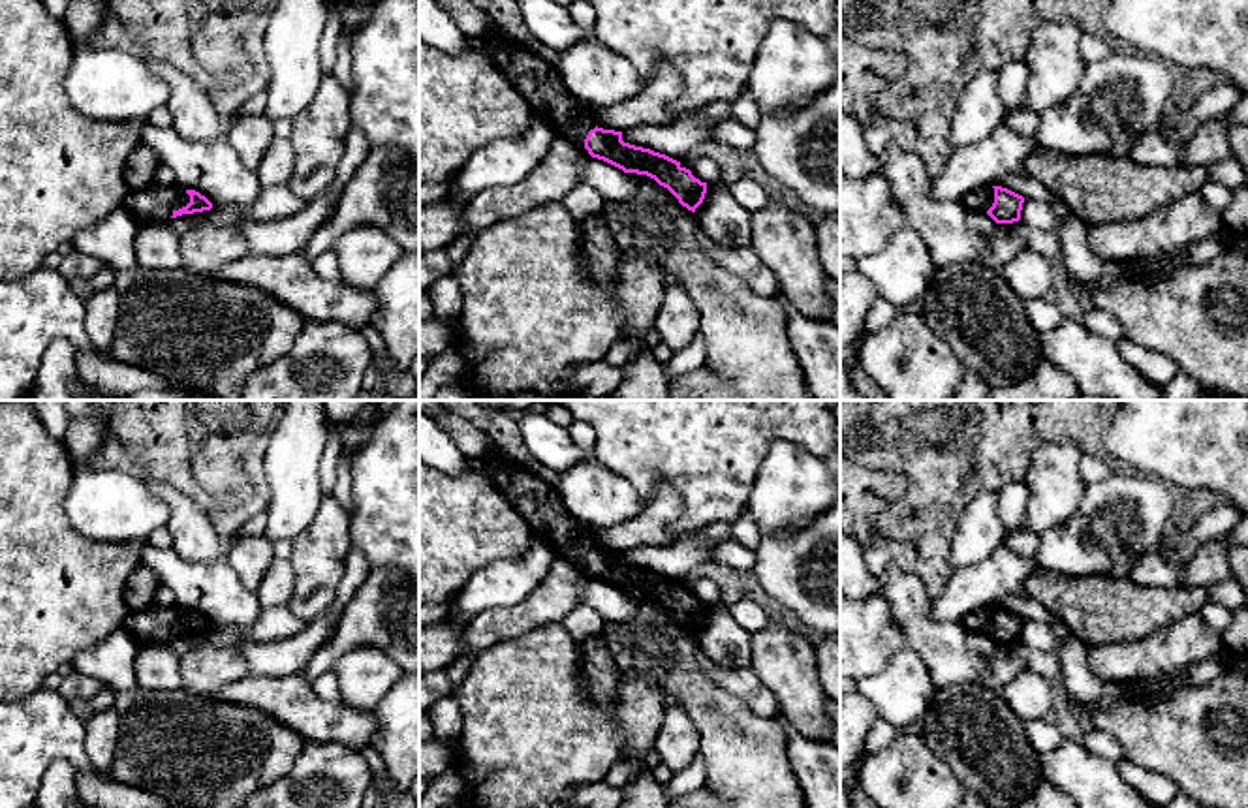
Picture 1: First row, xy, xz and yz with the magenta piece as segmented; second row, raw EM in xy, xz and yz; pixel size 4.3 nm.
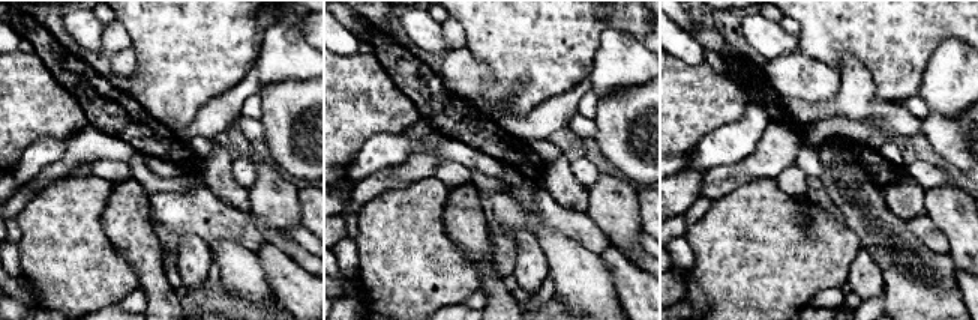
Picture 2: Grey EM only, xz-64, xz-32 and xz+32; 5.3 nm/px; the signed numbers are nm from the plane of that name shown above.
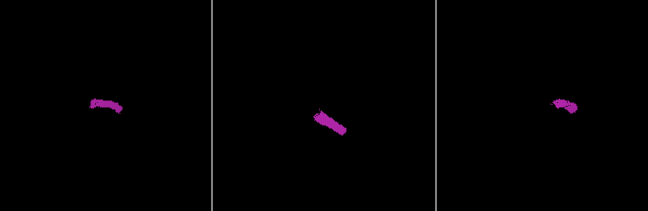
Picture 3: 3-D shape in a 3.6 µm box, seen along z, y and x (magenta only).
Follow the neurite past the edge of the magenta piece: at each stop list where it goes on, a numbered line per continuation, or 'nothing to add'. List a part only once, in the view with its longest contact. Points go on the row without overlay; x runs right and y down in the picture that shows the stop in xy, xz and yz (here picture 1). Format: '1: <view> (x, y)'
1: xy (155, 624)

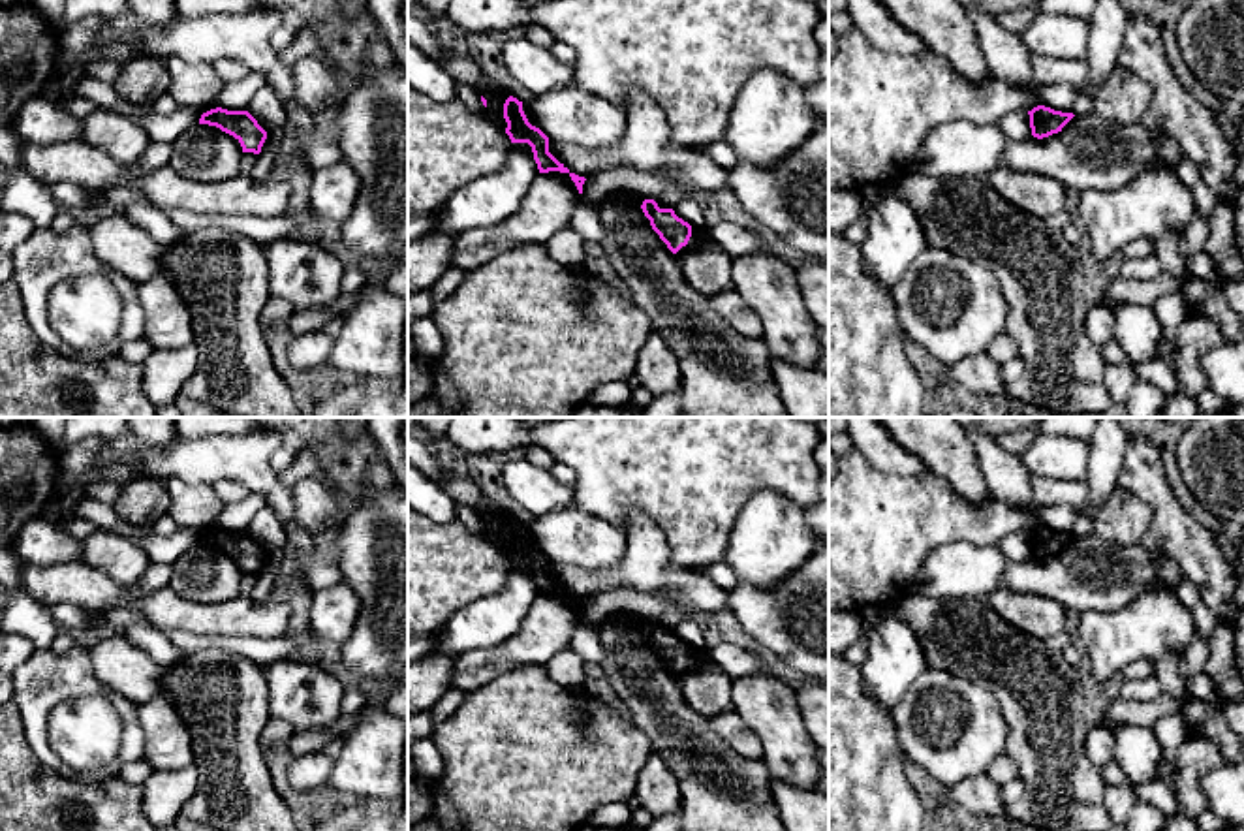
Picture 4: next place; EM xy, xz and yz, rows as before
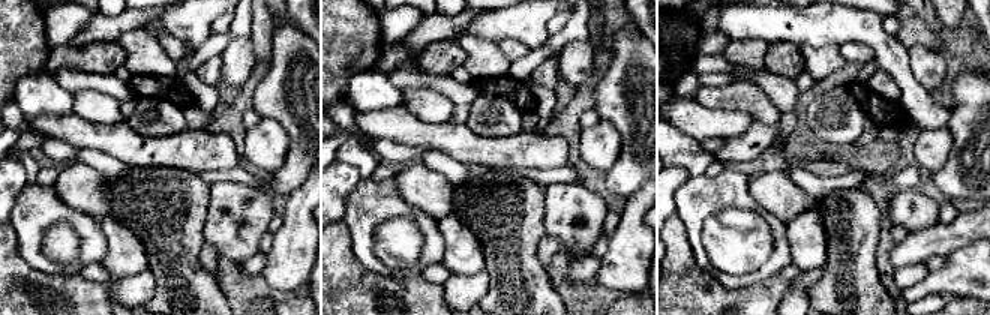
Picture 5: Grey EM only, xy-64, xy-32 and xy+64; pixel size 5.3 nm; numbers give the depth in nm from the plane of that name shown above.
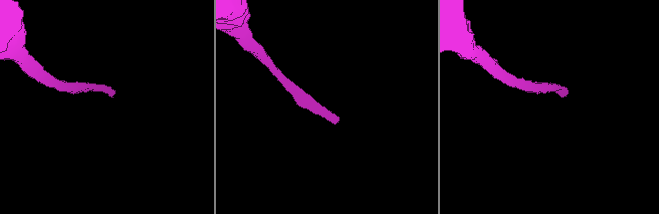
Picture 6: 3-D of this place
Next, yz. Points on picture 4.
nothing to add

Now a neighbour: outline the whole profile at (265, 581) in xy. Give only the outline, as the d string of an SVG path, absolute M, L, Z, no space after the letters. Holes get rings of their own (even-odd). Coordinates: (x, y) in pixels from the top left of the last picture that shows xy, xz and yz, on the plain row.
M257 541L257 545L267 553L267 560L248 598L257 604L265 604L269 602L271 592L276 585L284 551L265 541Z

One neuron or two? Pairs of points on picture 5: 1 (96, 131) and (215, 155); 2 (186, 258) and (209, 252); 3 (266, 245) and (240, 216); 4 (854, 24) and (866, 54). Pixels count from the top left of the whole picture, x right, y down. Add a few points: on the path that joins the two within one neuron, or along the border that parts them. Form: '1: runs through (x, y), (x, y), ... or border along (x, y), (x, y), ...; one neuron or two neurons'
1: runs through (126, 146), (134, 150), (185, 150); one neuron
2: border along (203, 243), (198, 252), (198, 263), (213, 276); two neurons
3: border along (267, 231), (260, 242), (258, 251); two neurons
4: border along (839, 44), (864, 42), (875, 53), (876, 59); two neurons

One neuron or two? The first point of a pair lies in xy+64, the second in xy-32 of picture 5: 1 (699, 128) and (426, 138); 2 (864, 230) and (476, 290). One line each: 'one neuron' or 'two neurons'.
1: one neuron
2: two neurons

